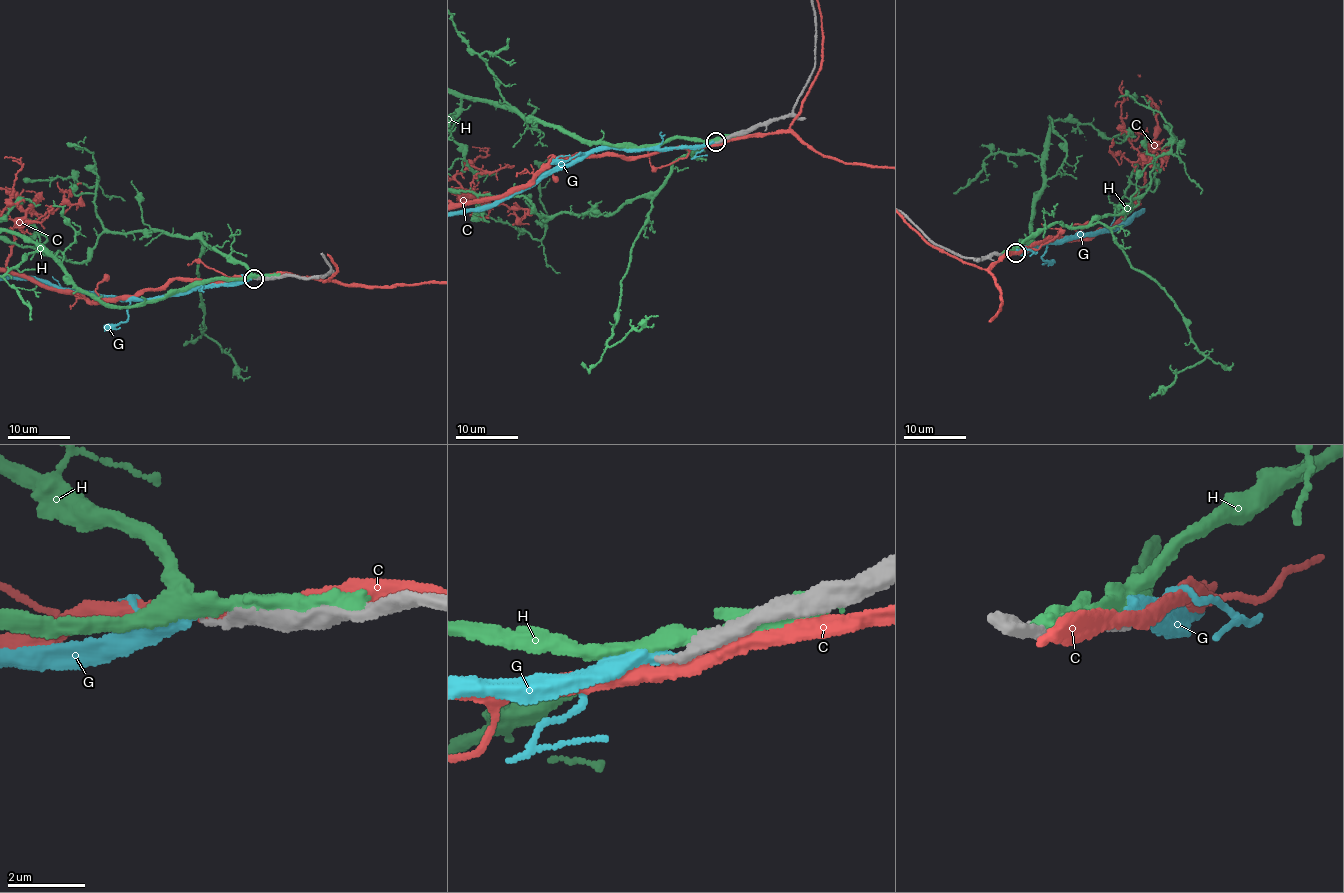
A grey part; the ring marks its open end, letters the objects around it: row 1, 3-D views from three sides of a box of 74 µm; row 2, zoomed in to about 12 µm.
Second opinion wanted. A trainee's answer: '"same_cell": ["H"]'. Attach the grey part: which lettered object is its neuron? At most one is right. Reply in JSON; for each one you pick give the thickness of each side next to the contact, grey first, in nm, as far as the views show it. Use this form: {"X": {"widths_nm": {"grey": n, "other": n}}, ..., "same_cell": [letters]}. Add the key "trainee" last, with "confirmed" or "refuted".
{"same_cell": [], "trainee": "refuted"}

